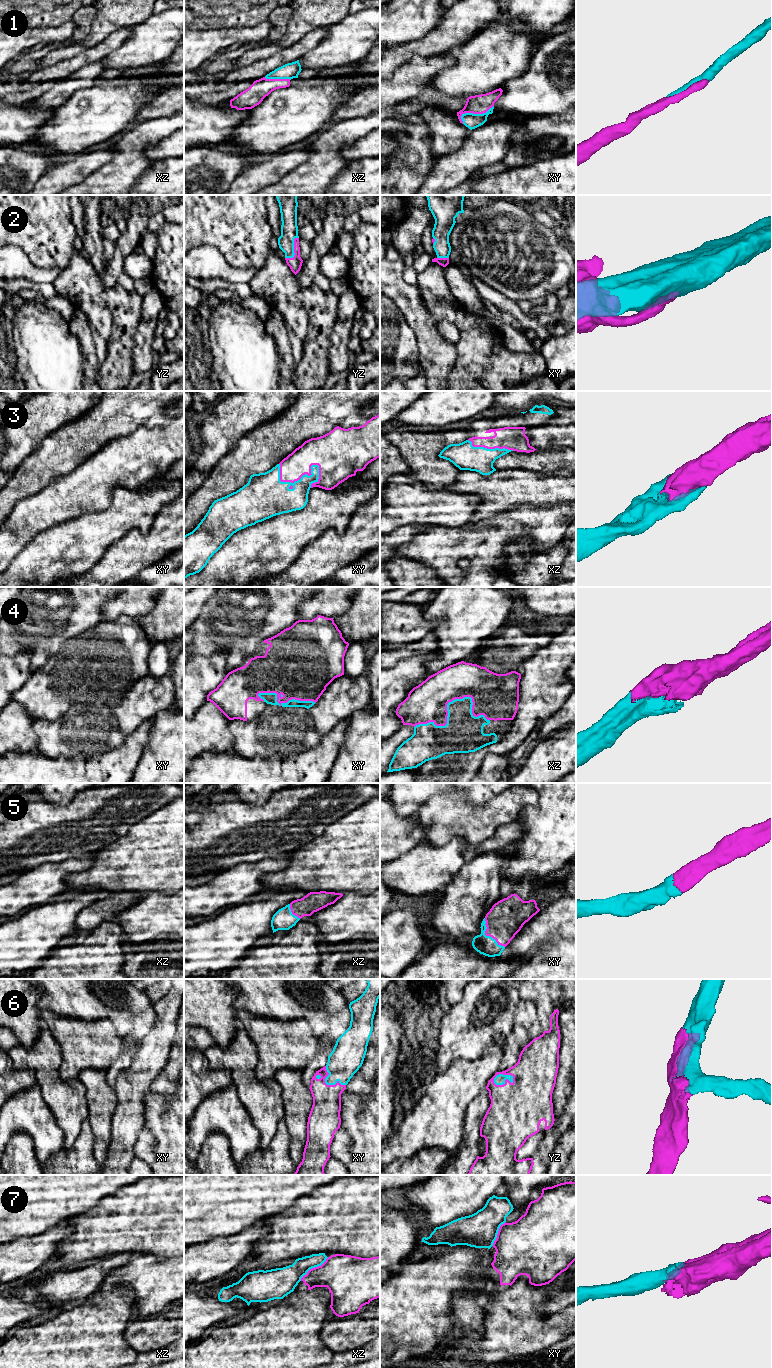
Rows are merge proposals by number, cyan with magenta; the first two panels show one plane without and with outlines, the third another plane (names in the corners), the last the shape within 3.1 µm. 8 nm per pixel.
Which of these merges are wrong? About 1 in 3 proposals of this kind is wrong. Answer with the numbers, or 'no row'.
7

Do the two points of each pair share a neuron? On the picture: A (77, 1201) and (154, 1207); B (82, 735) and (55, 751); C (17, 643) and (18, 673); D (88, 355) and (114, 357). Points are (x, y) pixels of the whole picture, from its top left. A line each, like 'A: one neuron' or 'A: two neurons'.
A: two neurons
B: one neuron
C: two neurons
D: two neurons

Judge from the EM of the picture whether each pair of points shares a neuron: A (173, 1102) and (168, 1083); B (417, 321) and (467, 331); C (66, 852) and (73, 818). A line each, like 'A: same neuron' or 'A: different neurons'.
A: different neurons
B: different neurons
C: same neuron

